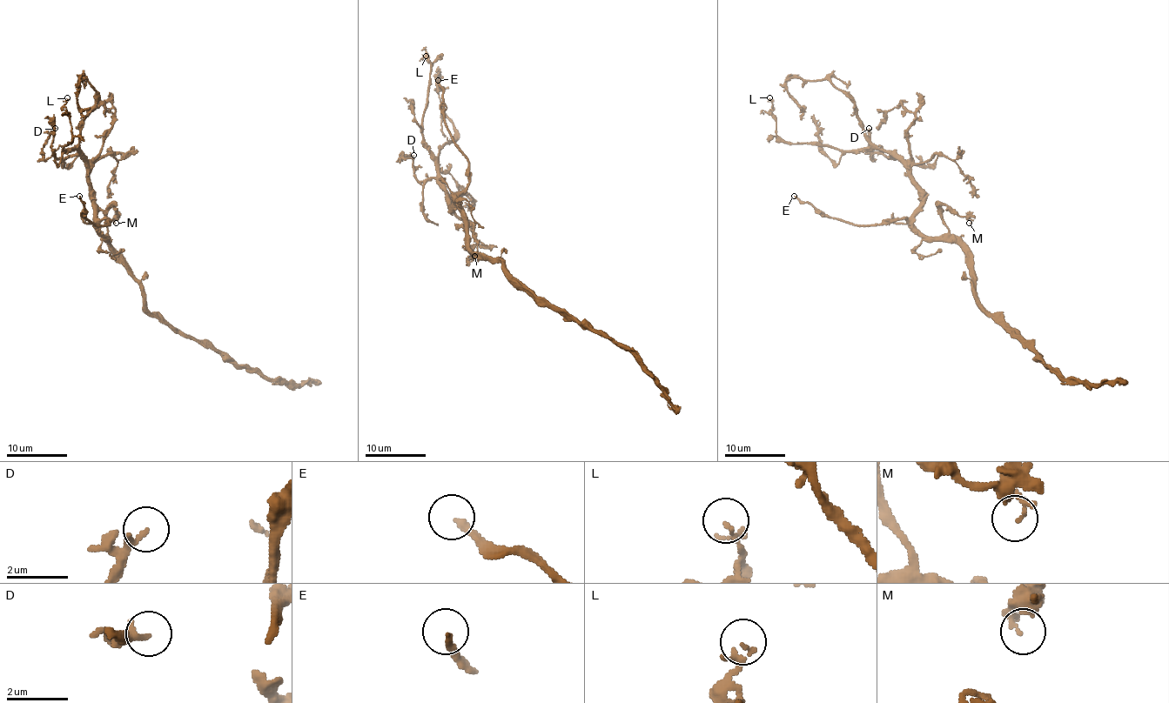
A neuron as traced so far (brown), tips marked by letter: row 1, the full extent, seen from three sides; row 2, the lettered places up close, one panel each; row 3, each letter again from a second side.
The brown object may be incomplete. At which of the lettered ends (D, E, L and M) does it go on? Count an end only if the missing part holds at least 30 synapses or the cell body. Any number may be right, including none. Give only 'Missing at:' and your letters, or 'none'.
Missing at: E

